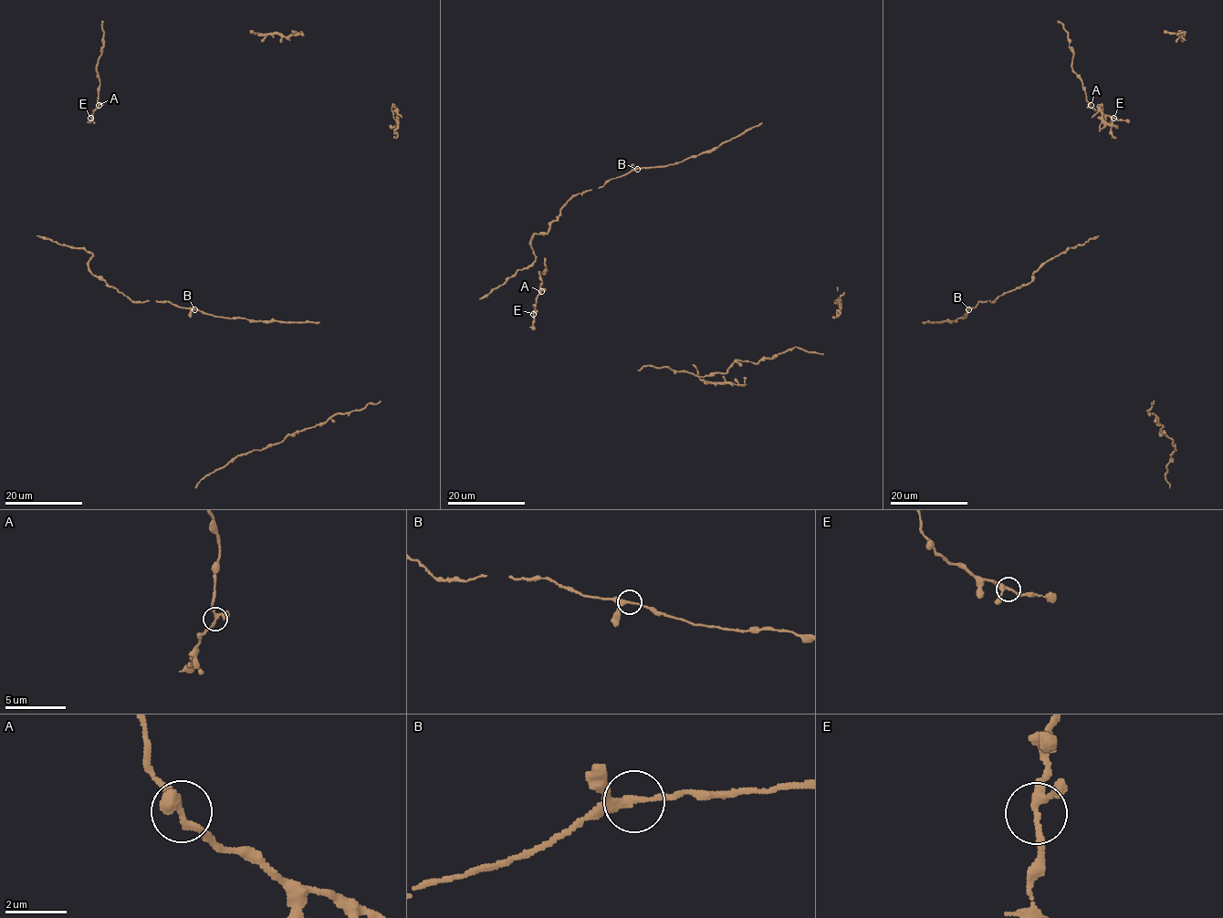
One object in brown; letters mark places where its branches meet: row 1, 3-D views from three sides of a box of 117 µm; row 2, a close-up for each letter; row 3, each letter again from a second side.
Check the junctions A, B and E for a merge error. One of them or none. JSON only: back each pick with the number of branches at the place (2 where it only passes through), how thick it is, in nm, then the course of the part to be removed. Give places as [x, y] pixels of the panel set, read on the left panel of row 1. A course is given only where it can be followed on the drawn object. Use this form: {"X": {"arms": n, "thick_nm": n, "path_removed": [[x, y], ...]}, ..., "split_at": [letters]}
{"split_at": []}

